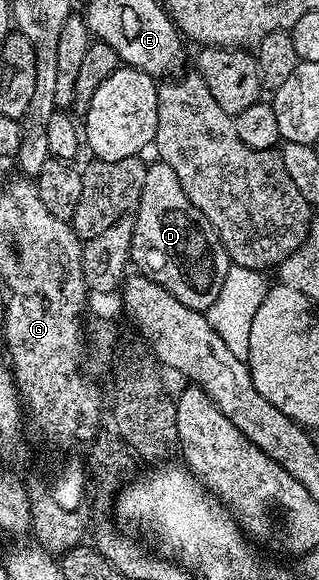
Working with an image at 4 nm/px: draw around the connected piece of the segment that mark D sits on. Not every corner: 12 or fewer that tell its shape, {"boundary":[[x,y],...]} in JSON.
{"boundary":[[150,163],[129,259],[208,313],[227,278],[219,234],[171,166]]}

